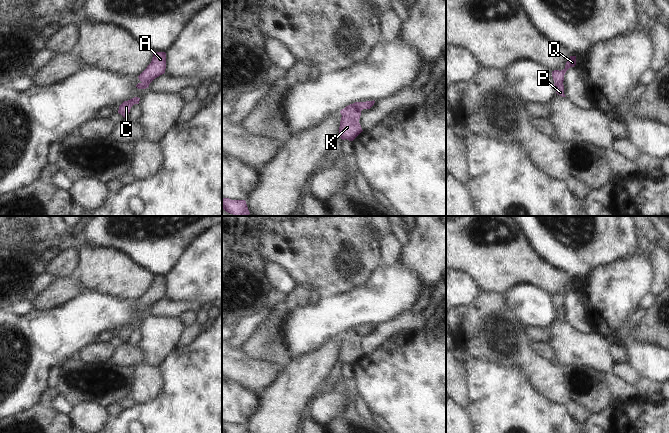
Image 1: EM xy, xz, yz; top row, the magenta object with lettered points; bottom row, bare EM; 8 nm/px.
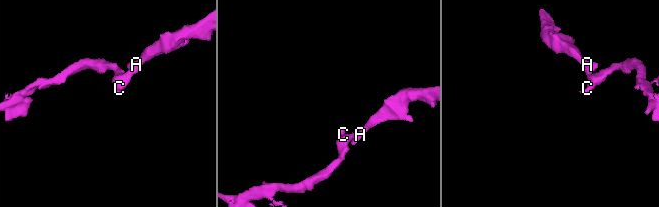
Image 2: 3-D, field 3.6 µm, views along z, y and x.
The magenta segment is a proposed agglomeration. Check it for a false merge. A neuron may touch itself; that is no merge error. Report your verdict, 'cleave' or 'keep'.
keep

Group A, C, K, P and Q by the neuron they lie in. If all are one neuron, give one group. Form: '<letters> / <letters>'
A C K P Q

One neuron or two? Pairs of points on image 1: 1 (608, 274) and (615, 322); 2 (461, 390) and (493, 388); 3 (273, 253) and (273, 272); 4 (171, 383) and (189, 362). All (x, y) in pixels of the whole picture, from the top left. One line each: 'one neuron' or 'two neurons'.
1: one neuron
2: two neurons
3: two neurons
4: one neuron

